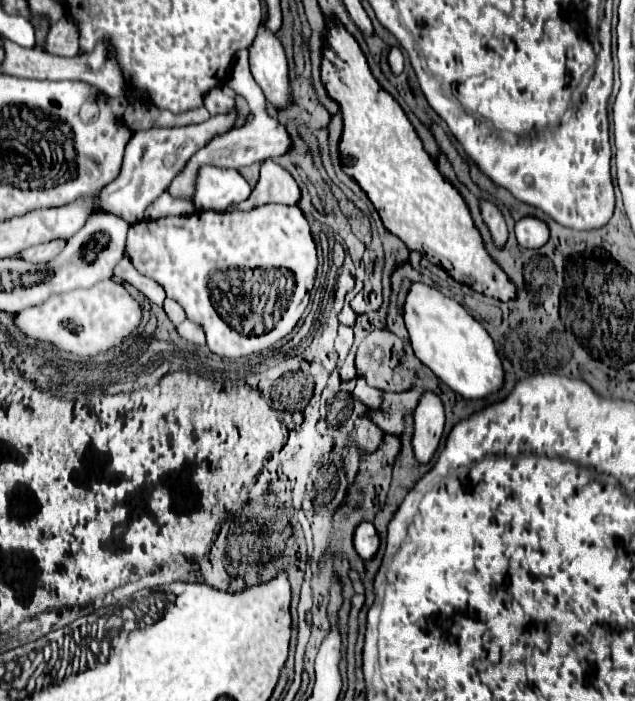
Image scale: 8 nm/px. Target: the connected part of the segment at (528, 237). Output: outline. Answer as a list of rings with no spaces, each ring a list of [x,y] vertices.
[[[523,216],[515,224],[515,234],[517,234],[517,242],[523,248],[541,248],[543,244],[547,244],[549,226],[535,216]]]

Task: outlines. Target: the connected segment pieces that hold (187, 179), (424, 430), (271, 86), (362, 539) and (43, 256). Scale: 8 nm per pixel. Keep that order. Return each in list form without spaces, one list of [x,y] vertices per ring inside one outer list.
[[[265,110],[259,114],[251,116],[251,122],[243,124],[241,128],[231,128],[229,132],[215,136],[205,148],[201,148],[183,168],[183,172],[179,172],[175,176],[175,180],[169,186],[169,194],[173,196],[193,196],[193,182],[195,182],[195,174],[199,170],[199,166],[219,166],[219,168],[243,168],[243,166],[251,166],[255,162],[263,162],[269,158],[279,158],[283,154],[287,154],[291,150],[291,136],[285,130],[283,124],[279,124],[279,120],[271,118]]]
[[[425,394],[415,410],[413,450],[421,464],[429,464],[439,448],[439,440],[445,428],[443,404],[435,394]]]
[[[261,24],[249,48],[249,64],[255,82],[261,86],[269,104],[279,112],[293,106],[289,62],[281,40]]]
[[[361,522],[355,530],[355,550],[363,560],[371,560],[379,550],[379,534],[371,522]]]
[[[53,240],[53,242],[39,244],[39,246],[23,250],[19,254],[19,258],[27,260],[27,262],[33,262],[33,264],[43,264],[43,262],[51,262],[55,256],[59,256],[63,248],[65,248],[63,240]]]

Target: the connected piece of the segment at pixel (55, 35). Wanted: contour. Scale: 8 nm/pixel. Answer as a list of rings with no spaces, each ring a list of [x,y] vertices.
[[[65,16],[51,26],[45,50],[59,56],[77,56],[81,52],[79,28],[71,16]]]

